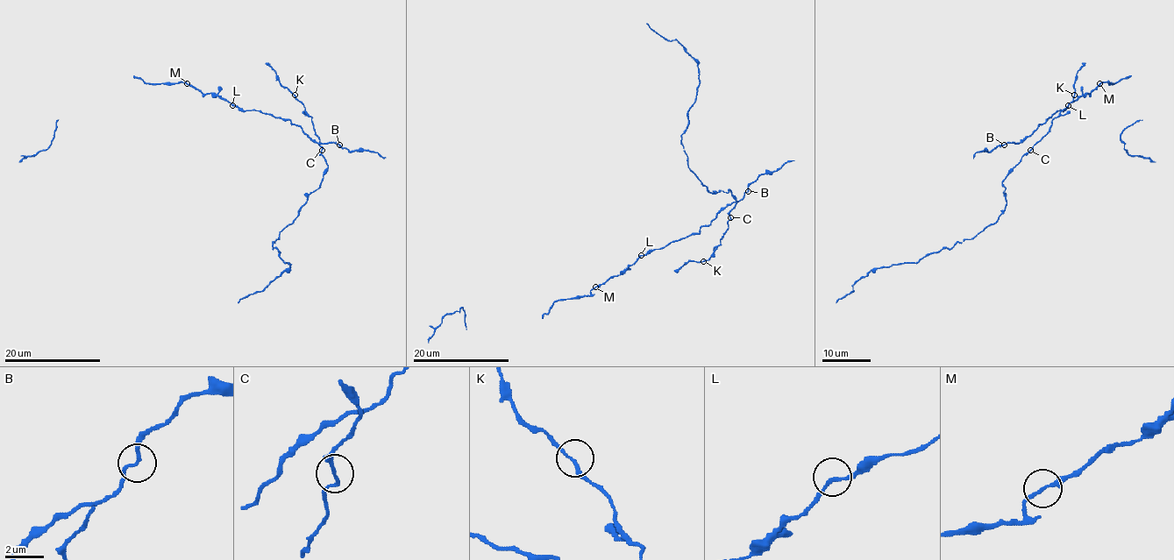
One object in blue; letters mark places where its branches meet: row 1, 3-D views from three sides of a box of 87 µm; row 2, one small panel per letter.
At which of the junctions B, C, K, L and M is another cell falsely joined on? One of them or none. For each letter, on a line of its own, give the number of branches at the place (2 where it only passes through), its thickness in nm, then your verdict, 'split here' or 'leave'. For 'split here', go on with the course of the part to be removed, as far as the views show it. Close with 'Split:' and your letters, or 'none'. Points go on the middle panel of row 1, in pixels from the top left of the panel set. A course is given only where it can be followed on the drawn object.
B: 2 | 180 nm | leave
C: 2 | 160 nm | leave
K: 2 | 160 nm | leave
L: 2 | 160 nm | leave
M: 2 | 180 nm | leave
Split: none

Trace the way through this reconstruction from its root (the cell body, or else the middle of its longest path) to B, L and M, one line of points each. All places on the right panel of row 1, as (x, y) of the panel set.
B: (1046, 121), (1020, 143), (1004, 144)
L: (1046, 121), (1068, 105)
M: (1046, 121), (1056, 111), (1063, 110), (1100, 83)

